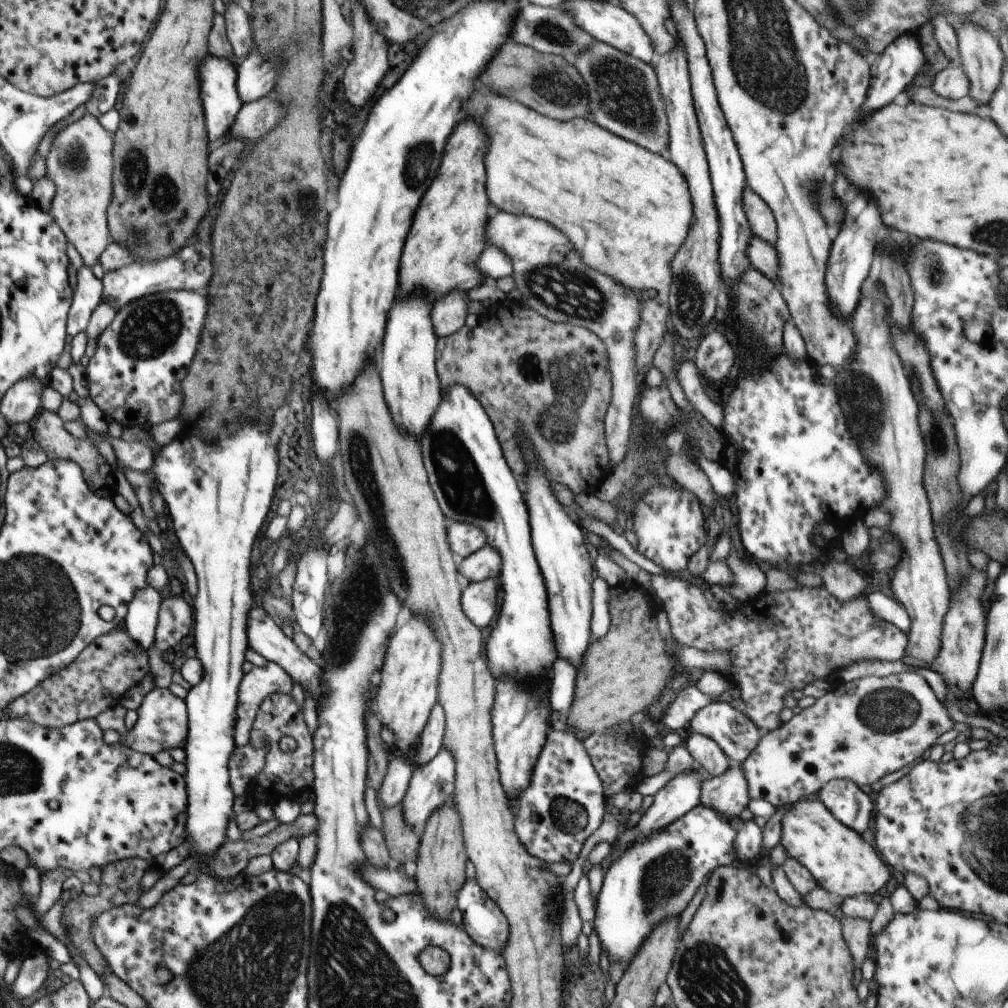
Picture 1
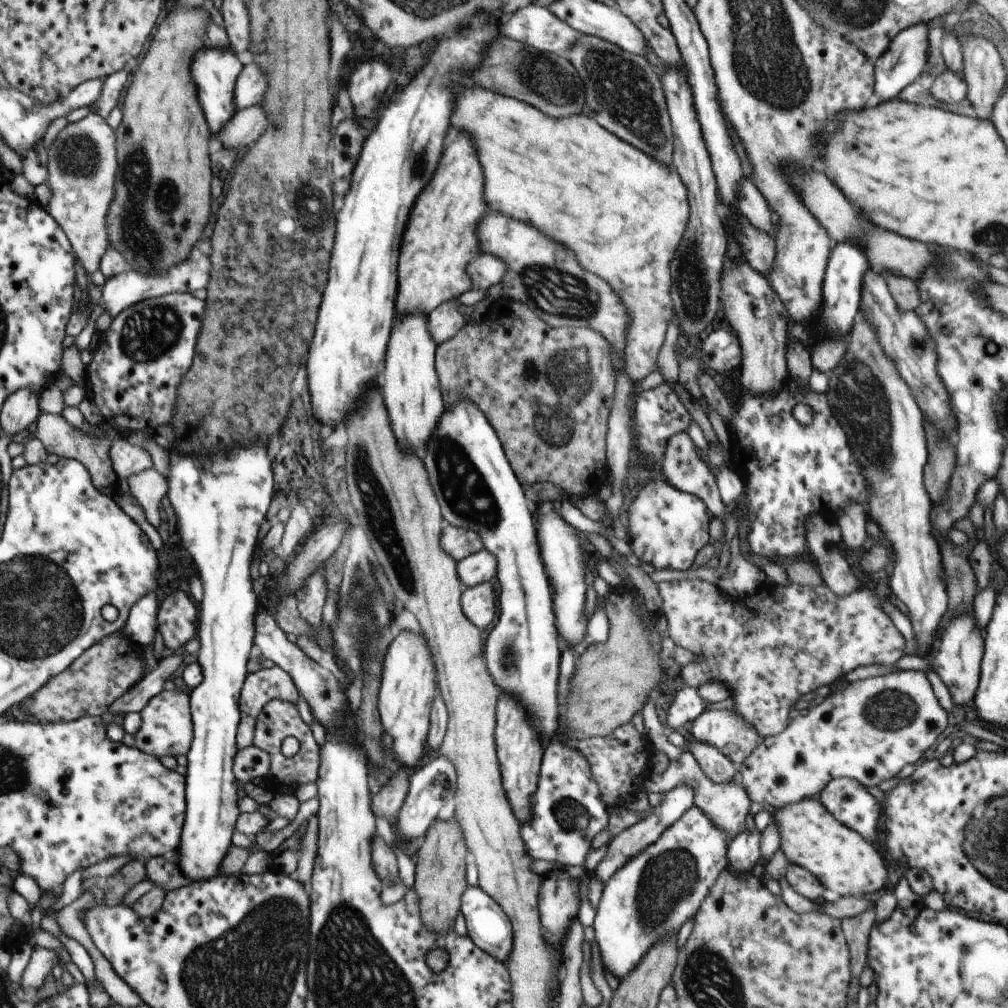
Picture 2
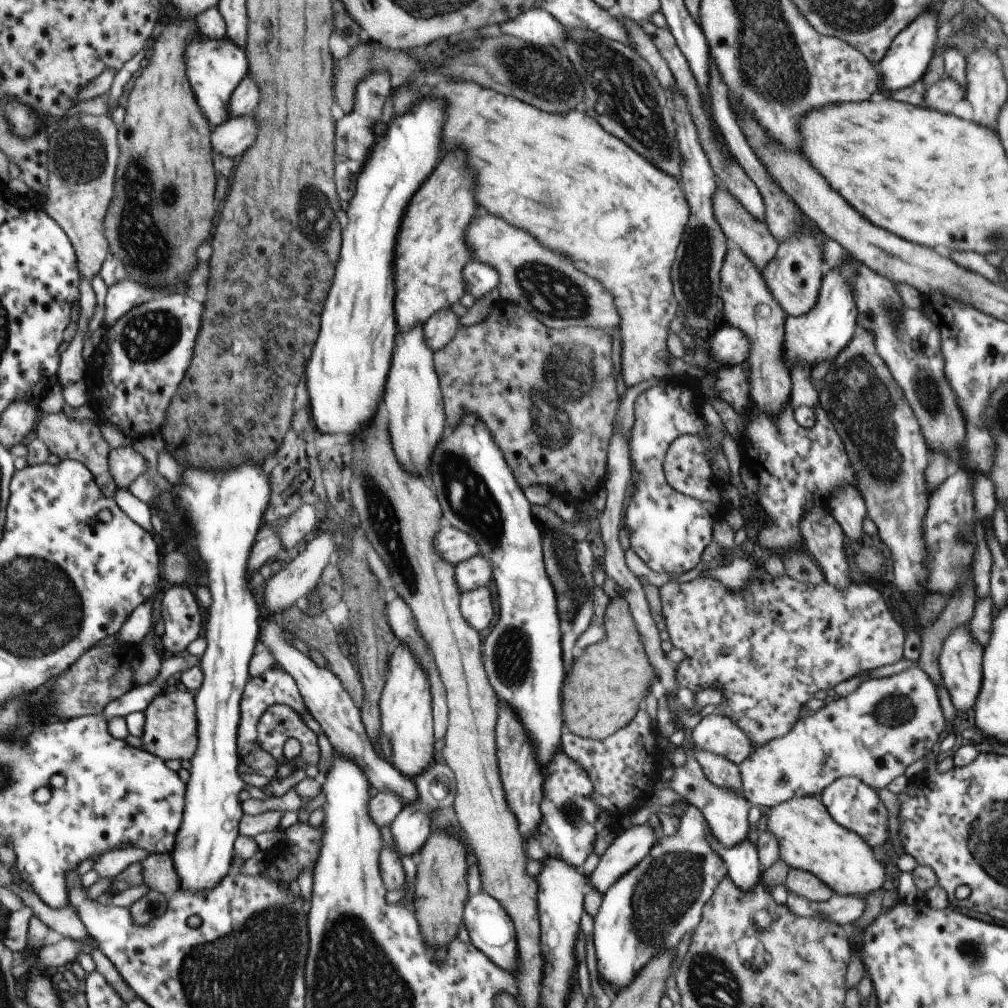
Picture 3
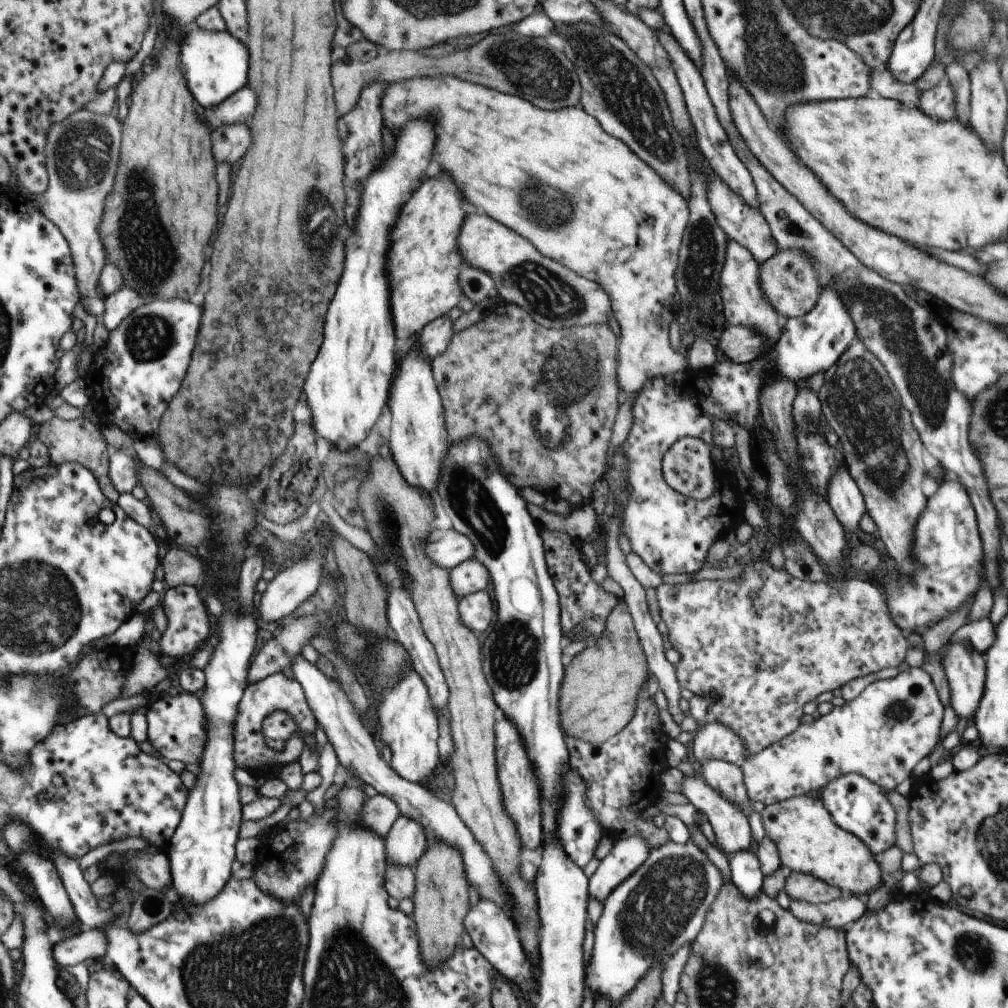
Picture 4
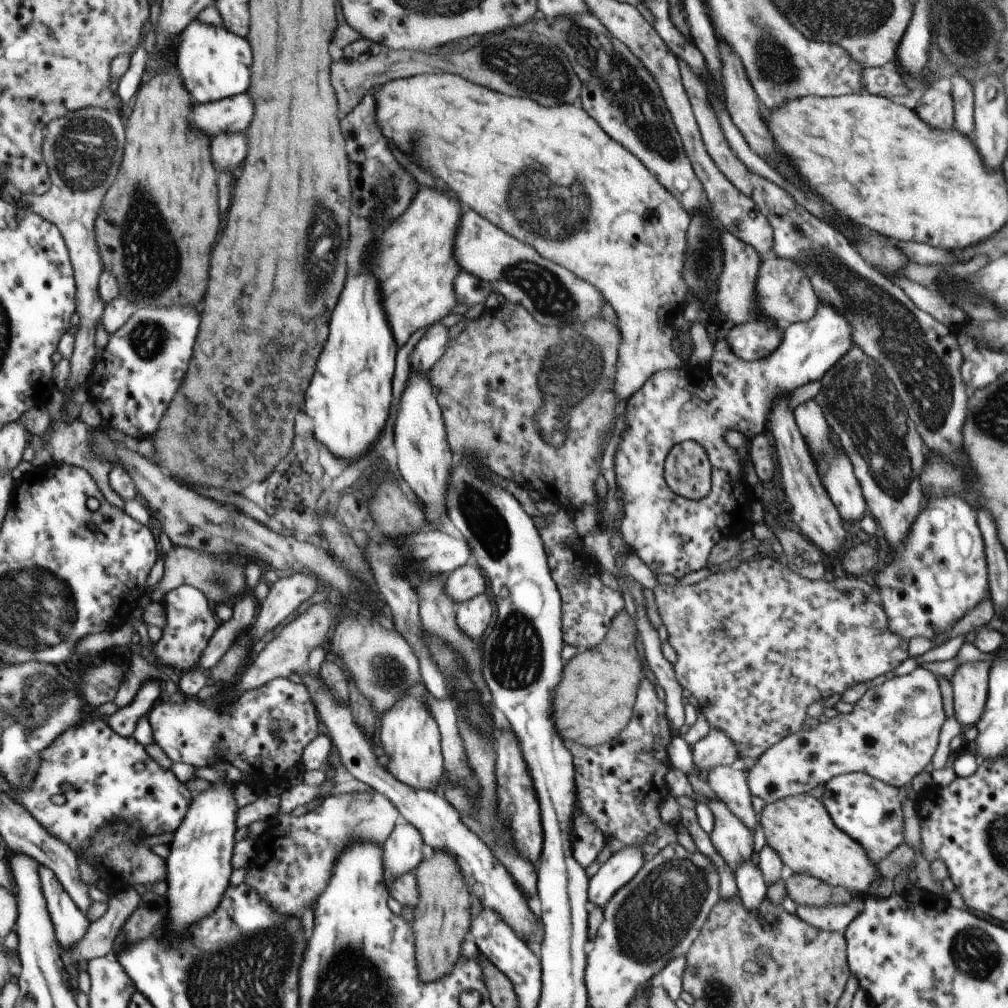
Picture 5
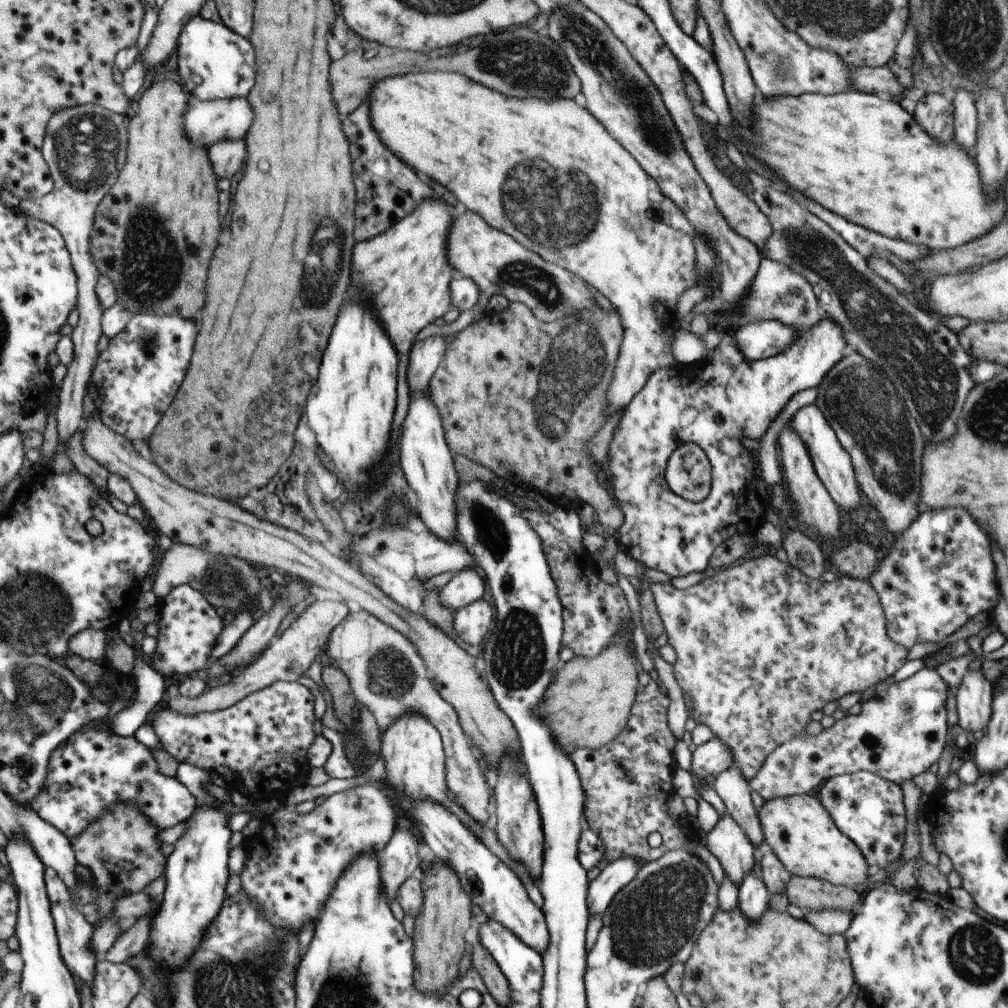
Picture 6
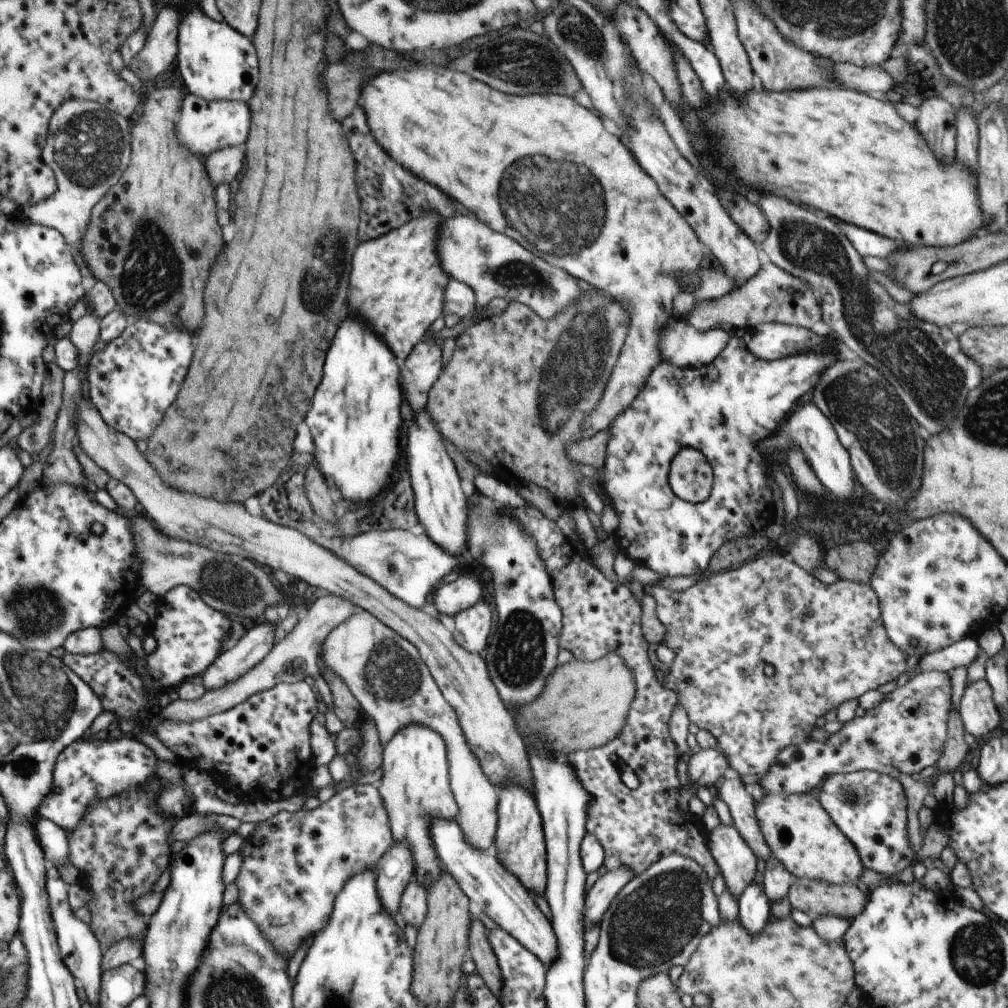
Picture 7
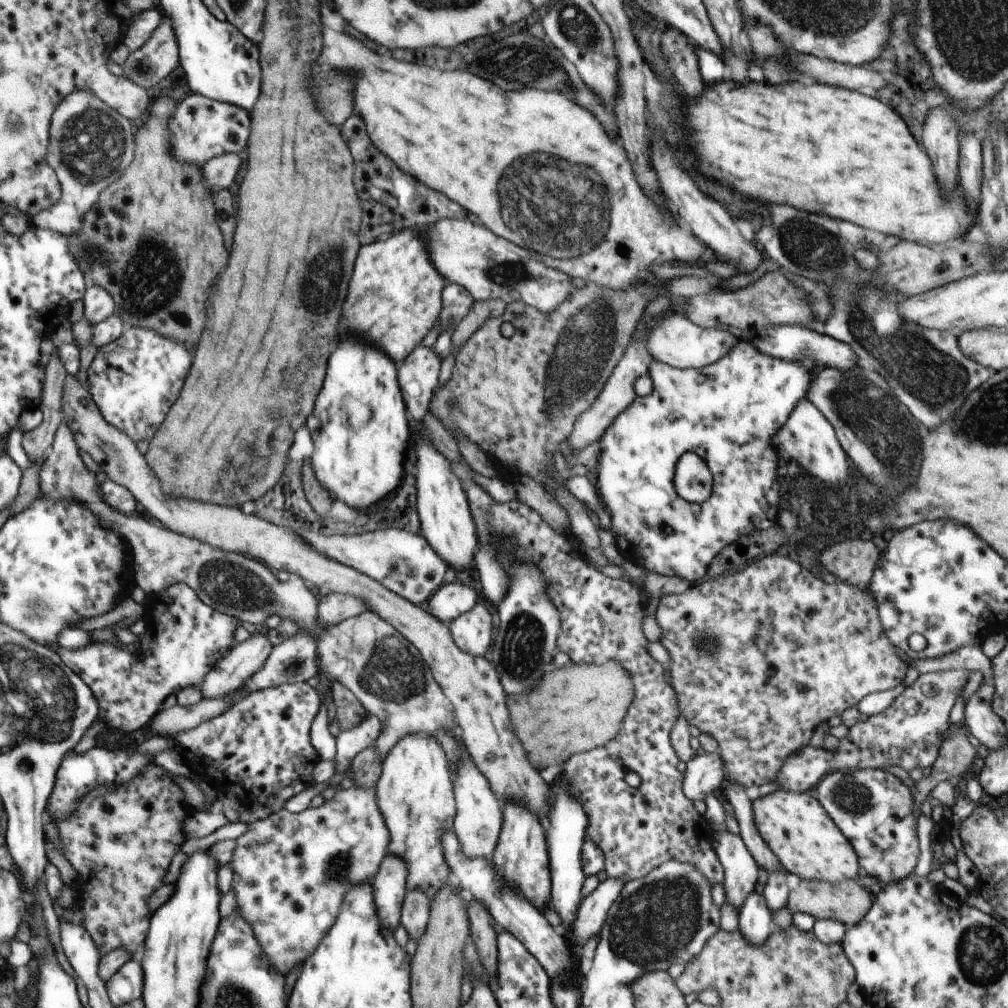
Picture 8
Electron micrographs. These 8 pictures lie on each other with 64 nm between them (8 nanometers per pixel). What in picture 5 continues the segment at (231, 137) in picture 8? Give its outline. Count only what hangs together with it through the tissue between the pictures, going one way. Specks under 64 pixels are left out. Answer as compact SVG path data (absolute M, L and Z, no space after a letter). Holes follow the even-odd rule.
M240 92L218 102L200 103L192 116L192 128L206 136L218 136L222 132L238 134L250 122L254 114L254 102L250 94Z

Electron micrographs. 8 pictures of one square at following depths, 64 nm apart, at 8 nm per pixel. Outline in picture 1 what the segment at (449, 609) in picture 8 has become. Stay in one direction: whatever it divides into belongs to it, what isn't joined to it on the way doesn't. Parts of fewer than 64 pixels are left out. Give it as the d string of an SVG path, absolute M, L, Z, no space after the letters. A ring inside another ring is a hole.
M486 544L481 550L464 558L458 566L457 572L469 581L482 581L490 576L499 576L502 558L499 551Z

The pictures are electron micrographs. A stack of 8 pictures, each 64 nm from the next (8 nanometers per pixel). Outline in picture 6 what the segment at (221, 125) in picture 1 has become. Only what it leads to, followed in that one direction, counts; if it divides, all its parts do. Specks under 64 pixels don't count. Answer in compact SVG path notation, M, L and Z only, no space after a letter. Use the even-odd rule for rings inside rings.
M200 14L192 18L180 32L176 56L177 68L188 92L202 101L230 99L254 86L254 46L246 37L232 32L222 23L204 20Z

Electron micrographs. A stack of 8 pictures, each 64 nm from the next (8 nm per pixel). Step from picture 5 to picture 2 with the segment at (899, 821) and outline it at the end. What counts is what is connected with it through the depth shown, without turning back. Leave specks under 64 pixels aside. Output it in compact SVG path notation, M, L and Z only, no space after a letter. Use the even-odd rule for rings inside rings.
M830 779L818 795L819 802L840 824L858 832L866 841L876 838L880 803L855 779Z

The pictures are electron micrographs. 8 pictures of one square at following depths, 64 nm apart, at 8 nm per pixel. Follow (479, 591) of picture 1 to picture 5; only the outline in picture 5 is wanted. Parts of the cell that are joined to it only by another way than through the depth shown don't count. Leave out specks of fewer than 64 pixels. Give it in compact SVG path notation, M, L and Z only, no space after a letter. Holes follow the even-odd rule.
M484 593L462 604L456 604L456 624L458 628L472 640L480 638L492 620L492 604L490 598Z

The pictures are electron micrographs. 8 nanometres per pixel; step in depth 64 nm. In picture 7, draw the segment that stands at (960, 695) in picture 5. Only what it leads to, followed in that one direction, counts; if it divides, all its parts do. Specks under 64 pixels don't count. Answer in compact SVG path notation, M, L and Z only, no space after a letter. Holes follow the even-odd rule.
M985 679L966 685L959 716L965 732L974 735L979 743L986 740L982 735L998 729L1001 715L995 706L992 688Z

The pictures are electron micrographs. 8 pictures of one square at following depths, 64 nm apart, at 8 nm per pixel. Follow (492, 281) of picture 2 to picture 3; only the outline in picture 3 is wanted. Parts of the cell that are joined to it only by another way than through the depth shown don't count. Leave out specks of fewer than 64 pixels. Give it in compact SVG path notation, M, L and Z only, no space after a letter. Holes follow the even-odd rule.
M471 258L465 264L464 270L462 270L462 278L464 278L465 292L473 296L475 301L484 298L500 282L496 268L482 264L476 258Z

